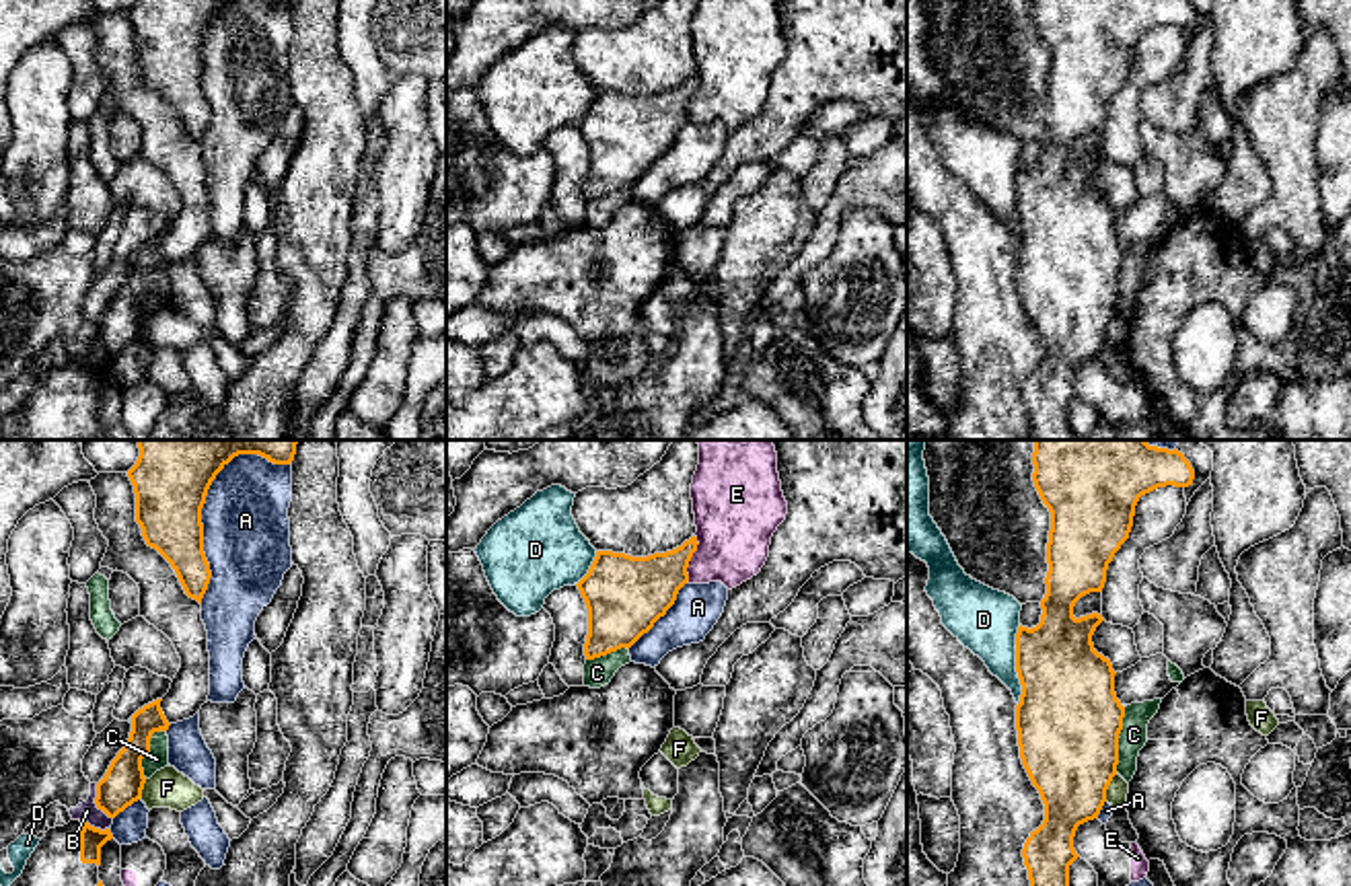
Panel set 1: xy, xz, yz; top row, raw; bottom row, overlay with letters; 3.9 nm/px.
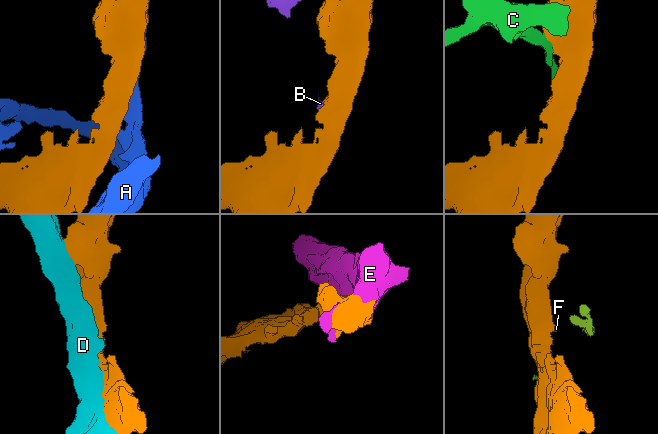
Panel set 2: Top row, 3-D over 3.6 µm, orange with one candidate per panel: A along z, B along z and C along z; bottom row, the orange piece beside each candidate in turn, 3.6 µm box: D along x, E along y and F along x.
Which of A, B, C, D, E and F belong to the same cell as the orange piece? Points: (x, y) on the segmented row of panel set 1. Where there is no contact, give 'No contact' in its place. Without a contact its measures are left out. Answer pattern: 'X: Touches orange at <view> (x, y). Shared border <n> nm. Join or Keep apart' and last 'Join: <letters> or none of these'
A: Touches orange at xy (204, 502). Shared border 650 nm. Keep apart
B: Touches orange at xy (95, 802). Shared border 160 nm. Keep apart
C: Touches orange at yz (1117, 741). Shared border 260 nm. Keep apart
D: Touches orange at yz (1016, 665). Shared border 320 nm. Keep apart
E: Touches orange at xz (691, 556). Shared border 190 nm. Keep apart
F: Touches orange at yz (1107, 788). Shared border 120 nm. Keep apart
Join: none of these

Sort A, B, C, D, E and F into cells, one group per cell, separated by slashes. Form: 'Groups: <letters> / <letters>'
Groups: A / B / C / D / E / F

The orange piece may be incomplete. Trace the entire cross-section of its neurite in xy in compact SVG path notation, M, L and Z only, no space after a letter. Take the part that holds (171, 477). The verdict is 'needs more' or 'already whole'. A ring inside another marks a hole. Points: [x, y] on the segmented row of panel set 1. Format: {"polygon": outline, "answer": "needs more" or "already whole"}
{"polygon": "M138 440L140 456L127 471L136 493L136 522L148 547L175 569L185 594L202 604L212 571L204 553L202 508L216 475L239 454L290 465L298 440Z", "answer": "already whole"}

